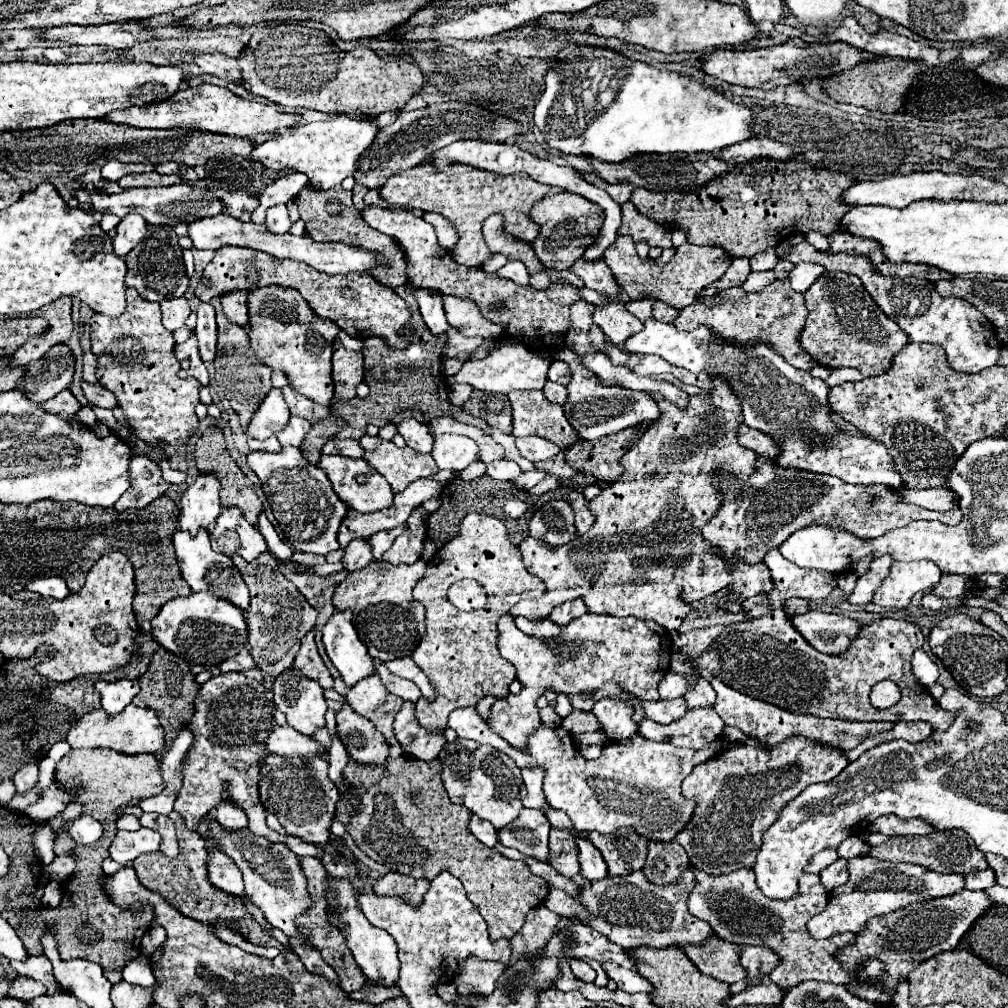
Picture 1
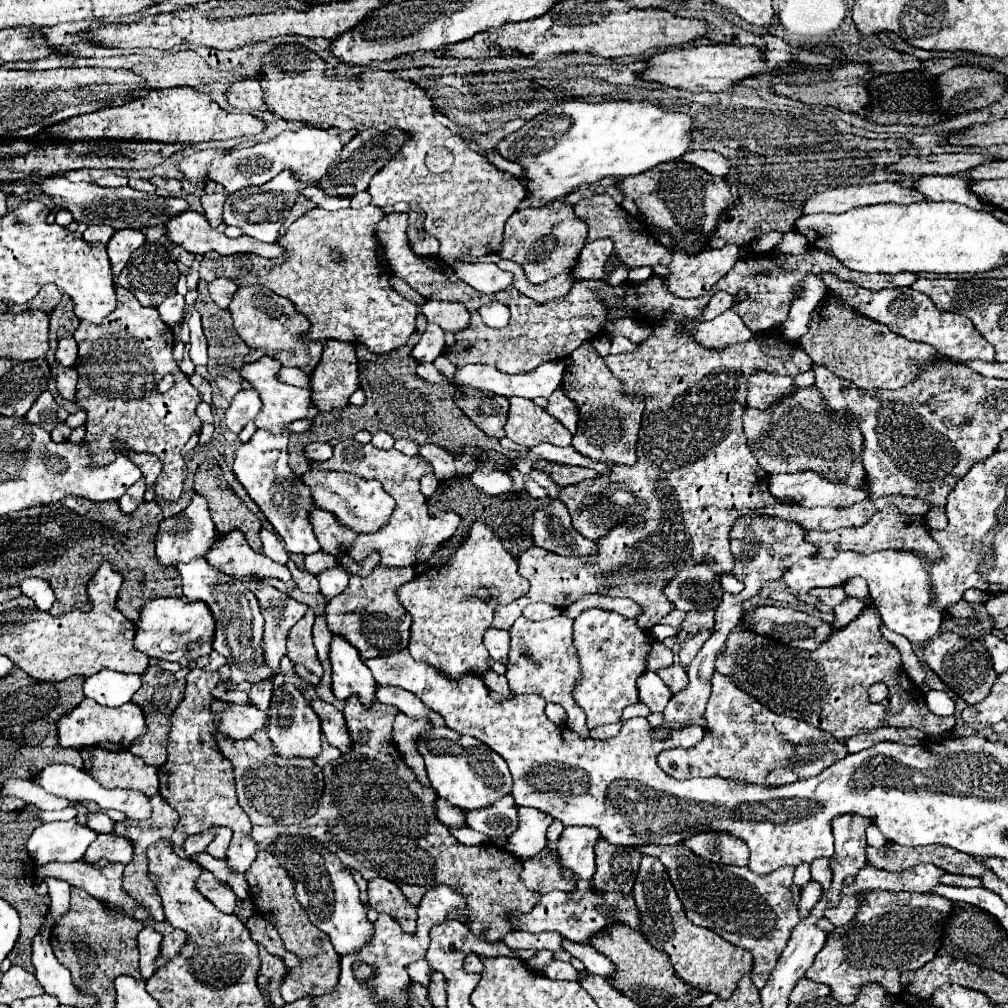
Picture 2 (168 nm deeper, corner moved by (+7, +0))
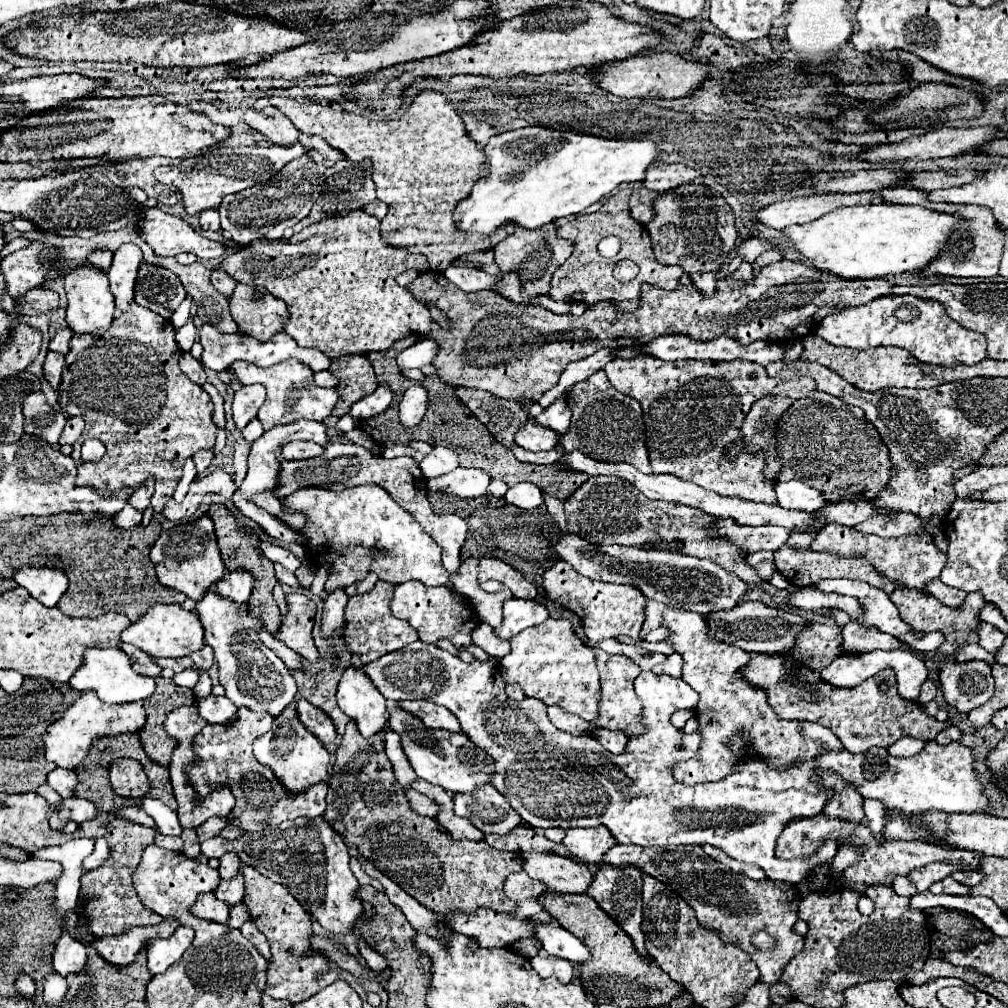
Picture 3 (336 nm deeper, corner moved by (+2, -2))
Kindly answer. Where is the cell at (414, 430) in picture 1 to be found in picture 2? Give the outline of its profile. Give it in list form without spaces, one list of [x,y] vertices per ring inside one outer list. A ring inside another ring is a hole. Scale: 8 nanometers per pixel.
[[[423,445],[421,447],[421,453],[433,465],[433,471],[435,471],[435,475],[437,475],[439,481],[445,481],[445,479],[451,479],[451,477],[457,475],[455,465],[453,465],[453,459],[455,457],[449,451],[445,451],[443,447]]]

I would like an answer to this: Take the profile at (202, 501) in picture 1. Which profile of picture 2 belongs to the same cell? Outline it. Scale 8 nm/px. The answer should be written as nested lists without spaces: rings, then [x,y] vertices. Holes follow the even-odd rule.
[[[195,493],[191,499],[191,505],[185,511],[181,511],[179,515],[171,519],[161,521],[157,537],[155,537],[155,555],[161,565],[175,567],[179,563],[189,563],[189,559],[205,557],[207,551],[213,547],[215,539],[217,539],[217,533],[209,515],[209,505],[205,503],[205,497]]]

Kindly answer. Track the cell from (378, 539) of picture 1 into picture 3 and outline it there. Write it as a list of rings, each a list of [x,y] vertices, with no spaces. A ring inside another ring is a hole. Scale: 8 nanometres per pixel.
[[[368,573],[366,575],[366,579],[362,579],[362,581],[356,581],[352,587],[348,585],[344,591],[348,593],[348,595],[356,595],[356,593],[366,593],[366,591],[370,591],[372,587],[374,587],[374,583],[378,581],[378,577],[374,575],[374,573]]]

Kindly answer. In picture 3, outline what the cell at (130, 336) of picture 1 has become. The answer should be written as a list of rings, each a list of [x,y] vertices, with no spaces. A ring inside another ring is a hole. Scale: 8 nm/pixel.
[[[136,301],[130,303],[130,309],[128,313],[120,313],[112,327],[102,333],[102,335],[74,335],[72,341],[70,341],[70,353],[66,355],[66,365],[64,365],[64,375],[62,375],[62,385],[58,389],[60,393],[60,405],[62,409],[68,413],[68,415],[78,415],[86,421],[86,427],[84,427],[84,433],[80,435],[80,439],[74,443],[74,451],[72,451],[72,459],[76,461],[78,465],[78,477],[76,477],[76,485],[90,485],[94,489],[120,489],[120,487],[140,487],[150,475],[156,477],[156,491],[152,495],[152,507],[154,511],[162,511],[166,507],[166,503],[172,499],[172,493],[182,477],[182,465],[188,457],[192,457],[198,449],[210,449],[216,441],[216,425],[212,423],[212,411],[214,411],[214,405],[212,405],[212,399],[210,395],[196,383],[192,383],[178,367],[178,359],[182,355],[182,349],[176,345],[174,341],[174,327],[170,321],[166,321],[162,315],[146,309],[146,307],[140,307]],[[86,439],[100,439],[104,445],[106,445],[106,453],[104,457],[98,461],[98,463],[84,463],[80,461],[80,447]]]

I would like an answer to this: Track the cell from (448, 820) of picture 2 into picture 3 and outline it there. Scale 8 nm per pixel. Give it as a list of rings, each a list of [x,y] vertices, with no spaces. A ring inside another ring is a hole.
[[[408,789],[406,793],[408,793],[408,797],[410,797],[412,809],[418,809],[418,813],[428,815],[428,817],[436,817],[436,813],[440,813],[438,803],[430,801],[430,797],[426,797],[426,795],[422,795],[422,793],[414,791],[414,789]]]

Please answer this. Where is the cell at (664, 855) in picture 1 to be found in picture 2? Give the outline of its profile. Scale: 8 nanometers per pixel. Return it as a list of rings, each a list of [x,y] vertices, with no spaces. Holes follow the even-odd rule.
[[[643,855],[641,859],[641,869],[635,881],[633,899],[641,915],[641,921],[639,921],[641,935],[657,951],[663,951],[669,957],[675,969],[675,975],[681,981],[697,987],[701,993],[715,993],[721,1001],[729,999],[737,989],[739,979],[751,971],[753,955],[745,949],[733,947],[729,941],[725,941],[723,937],[719,937],[717,933],[705,927],[695,927],[685,917],[685,909],[669,881],[669,875],[665,875],[665,869],[661,867],[661,863],[657,863],[649,855]]]

